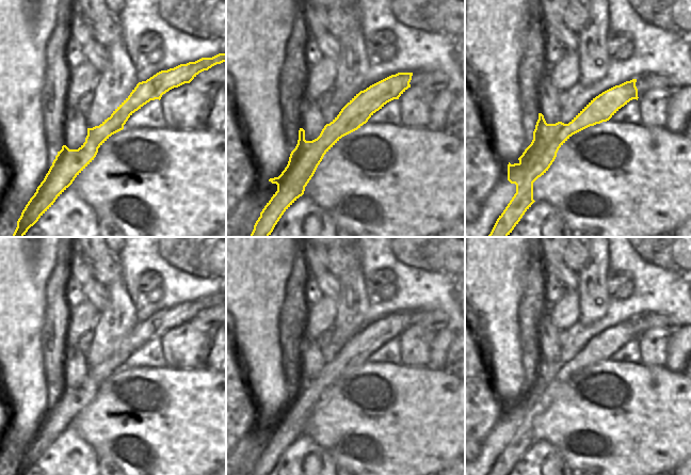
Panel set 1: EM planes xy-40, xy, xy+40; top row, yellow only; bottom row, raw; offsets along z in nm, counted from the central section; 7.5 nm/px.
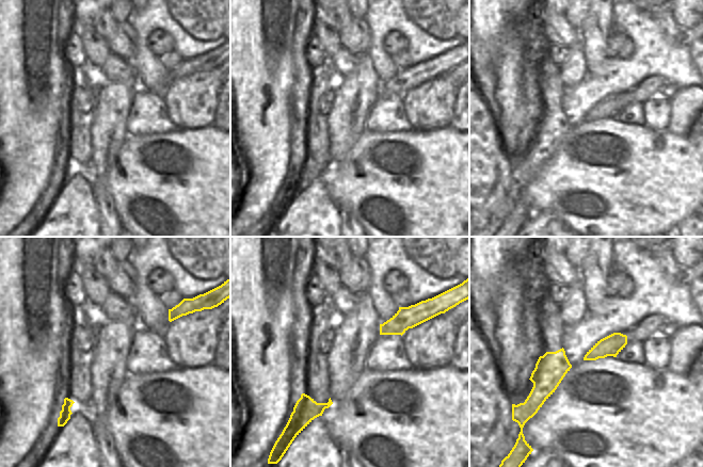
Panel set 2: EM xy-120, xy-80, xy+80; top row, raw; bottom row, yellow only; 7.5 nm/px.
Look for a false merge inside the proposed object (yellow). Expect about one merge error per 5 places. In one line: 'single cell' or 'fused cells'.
single cell

